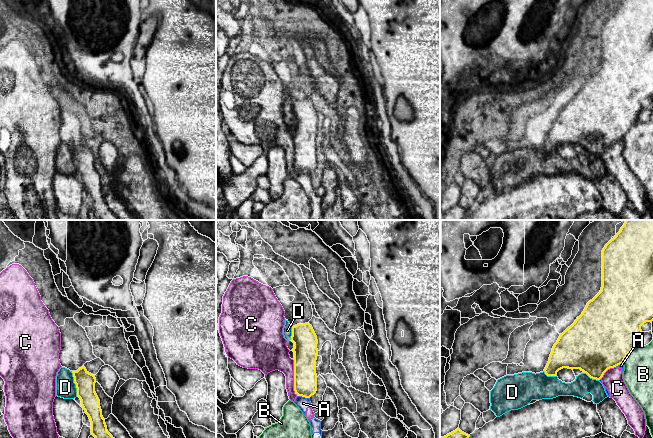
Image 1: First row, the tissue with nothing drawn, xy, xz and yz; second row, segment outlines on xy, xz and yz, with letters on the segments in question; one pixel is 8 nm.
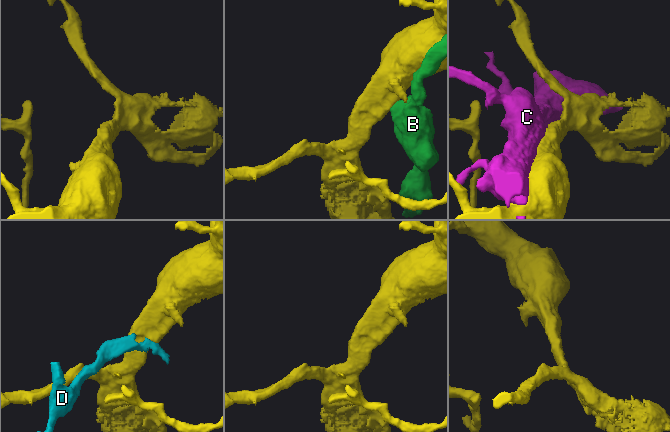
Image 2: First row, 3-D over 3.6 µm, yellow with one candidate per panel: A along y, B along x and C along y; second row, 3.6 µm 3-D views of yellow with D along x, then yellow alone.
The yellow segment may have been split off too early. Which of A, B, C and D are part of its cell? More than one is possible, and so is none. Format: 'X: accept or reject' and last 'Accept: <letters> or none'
A: reject
B: reject
C: reject
D: reject
Accept: none

